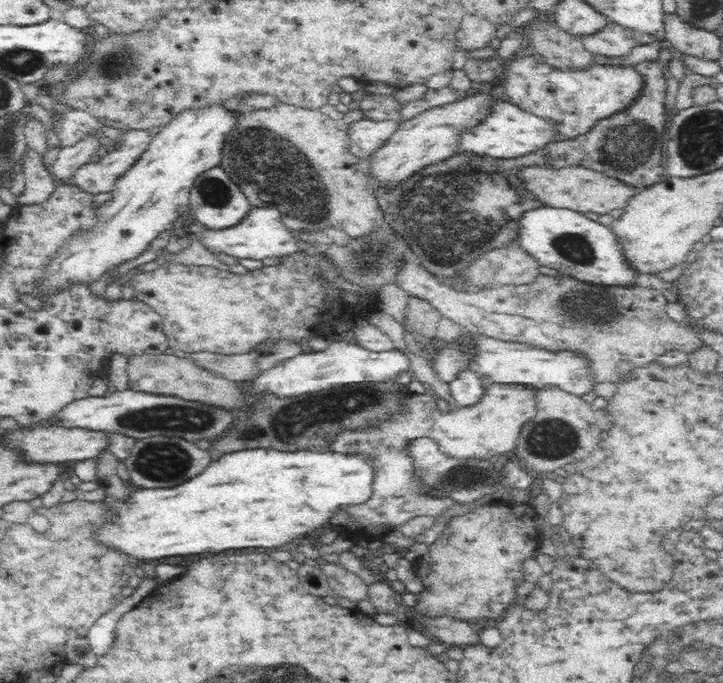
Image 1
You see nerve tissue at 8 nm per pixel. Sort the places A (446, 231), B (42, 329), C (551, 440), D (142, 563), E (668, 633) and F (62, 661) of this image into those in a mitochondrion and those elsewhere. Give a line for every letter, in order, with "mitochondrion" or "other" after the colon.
A: mitochondrion
B: other
C: mitochondrion
D: other
E: mitochondrion
F: other

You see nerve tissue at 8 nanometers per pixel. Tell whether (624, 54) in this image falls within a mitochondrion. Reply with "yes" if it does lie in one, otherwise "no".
no

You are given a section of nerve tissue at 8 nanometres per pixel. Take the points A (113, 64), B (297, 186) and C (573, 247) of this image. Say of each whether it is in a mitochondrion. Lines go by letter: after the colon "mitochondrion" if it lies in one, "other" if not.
A: mitochondrion
B: mitochondrion
C: mitochondrion

